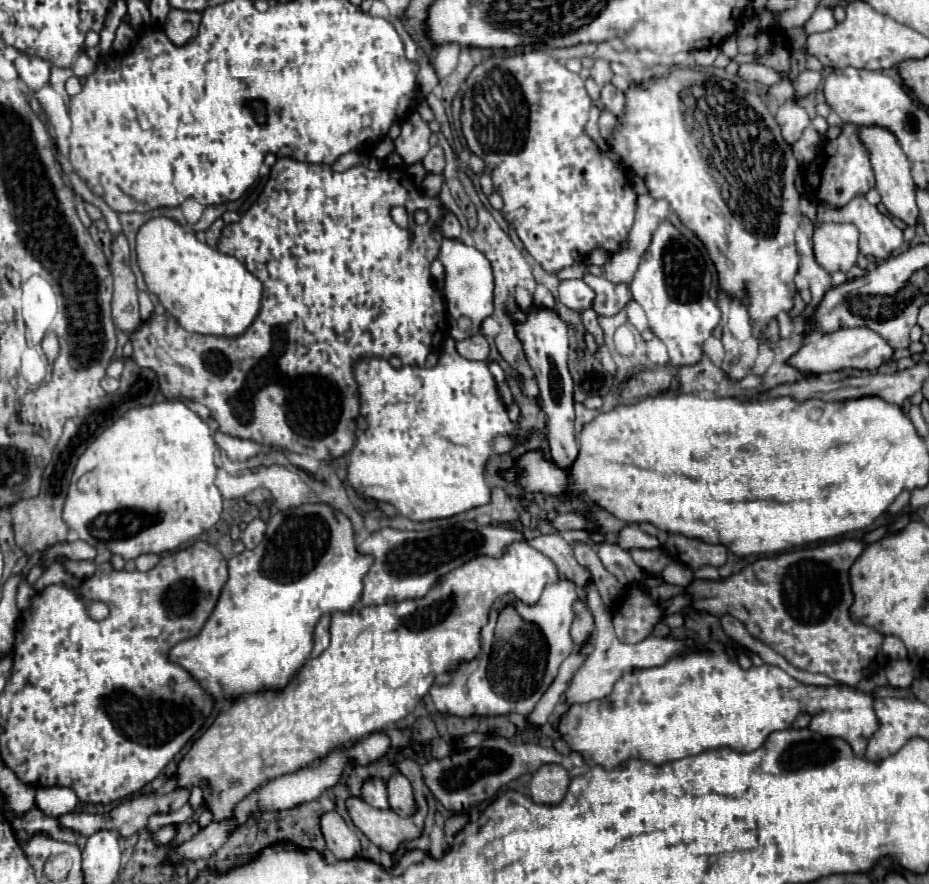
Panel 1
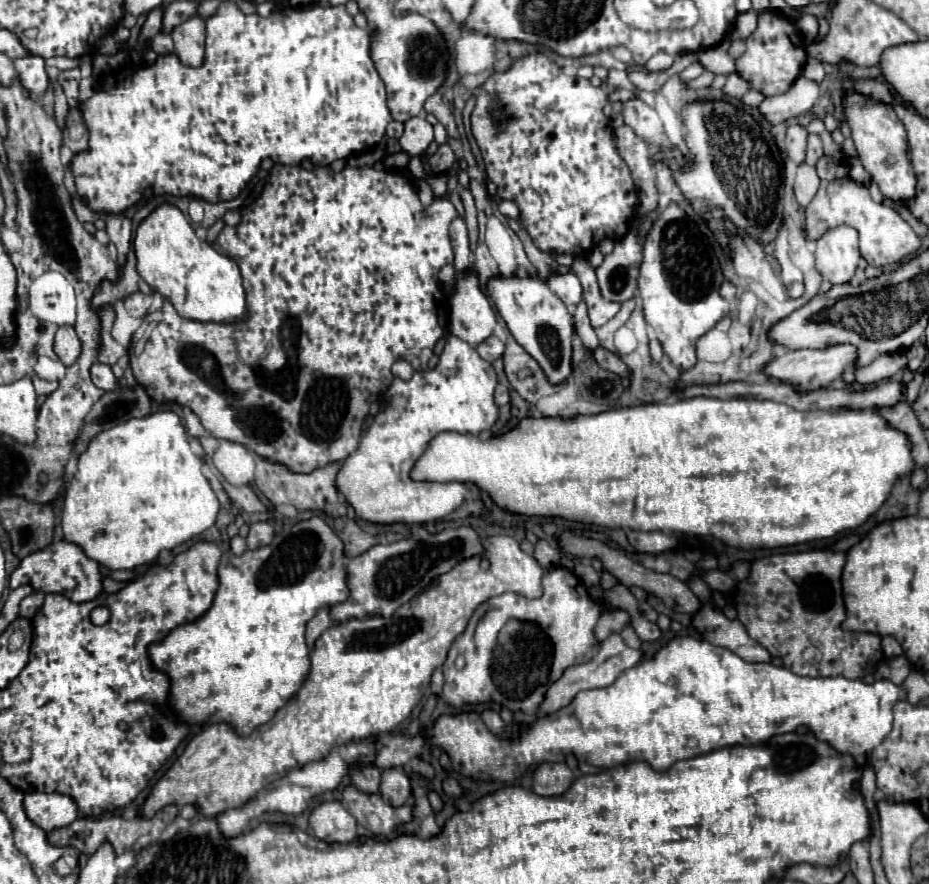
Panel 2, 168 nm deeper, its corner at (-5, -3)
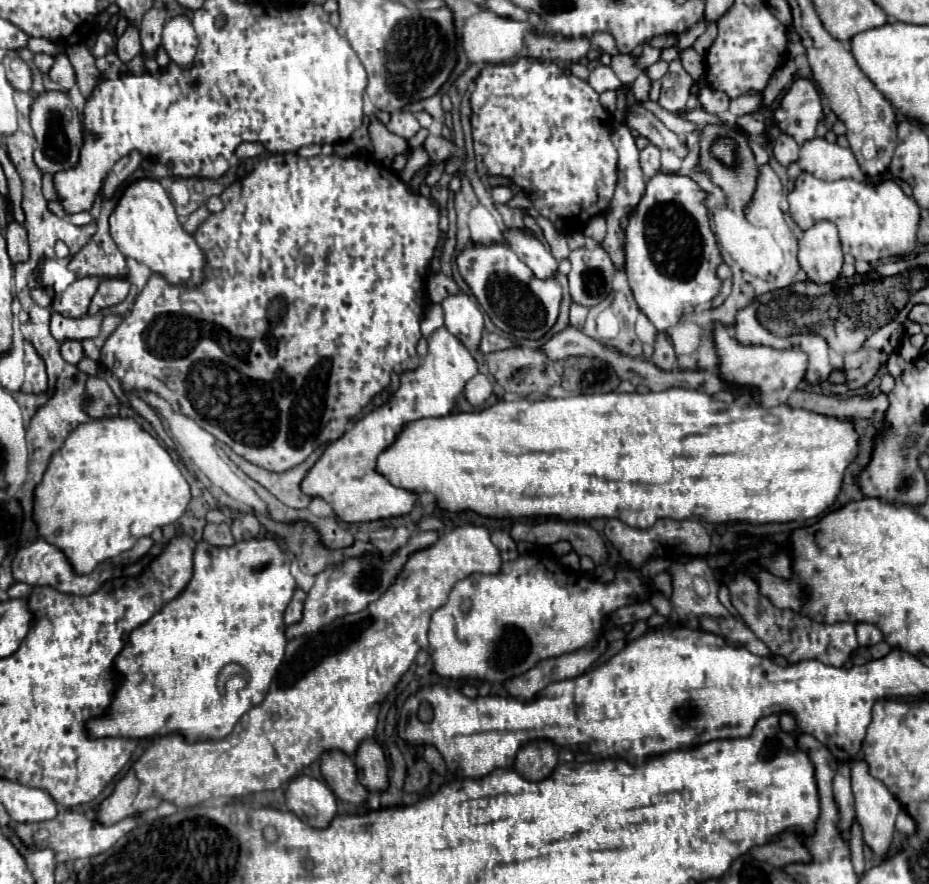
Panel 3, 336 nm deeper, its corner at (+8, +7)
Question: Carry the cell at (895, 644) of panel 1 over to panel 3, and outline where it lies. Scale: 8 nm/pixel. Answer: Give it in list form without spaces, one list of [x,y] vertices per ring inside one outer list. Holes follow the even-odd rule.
[[[866,622],[856,624],[856,636],[858,636],[858,644],[860,644],[860,646],[878,644],[878,642],[882,640],[880,630],[878,630],[874,624],[866,624]]]

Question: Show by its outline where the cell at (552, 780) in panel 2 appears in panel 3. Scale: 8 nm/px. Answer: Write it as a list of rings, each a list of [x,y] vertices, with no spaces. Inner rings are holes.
[[[536,740],[528,742],[528,746],[522,746],[516,754],[516,770],[532,782],[540,782],[550,776],[550,772],[556,768],[558,758],[554,744],[548,740]]]

